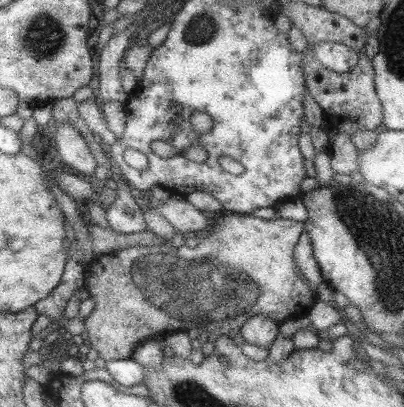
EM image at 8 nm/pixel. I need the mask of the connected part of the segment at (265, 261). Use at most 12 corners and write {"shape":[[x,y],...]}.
{"shape":[[211,214],[197,246],[85,266],[104,361],[203,328],[308,313],[304,222]]}

